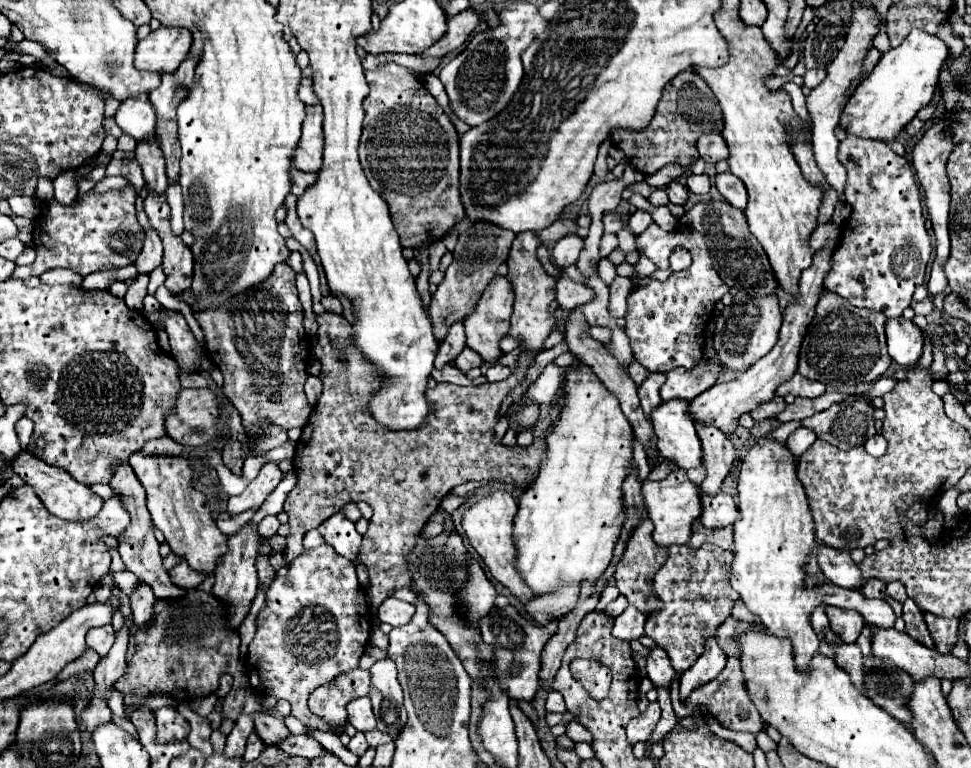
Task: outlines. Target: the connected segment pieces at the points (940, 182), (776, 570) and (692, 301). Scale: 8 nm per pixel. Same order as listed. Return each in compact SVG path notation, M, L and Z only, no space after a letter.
M944 116L938 118L938 122L926 130L924 138L916 144L914 152L912 152L912 162L914 162L914 168L916 168L916 174L918 174L918 180L924 188L924 202L926 202L926 208L928 208L928 216L930 216L930 222L932 222L932 230L934 230L934 236L936 236L936 256L934 256L934 264L932 264L932 272L930 272L930 280L928 280L928 292L932 296L938 296L946 290L948 286L948 278L944 274L944 264L950 256L950 226L948 226L948 214L950 214L950 182L948 182L948 176L946 176L946 160L952 152L952 146L950 140L946 140L944 134L940 134L940 130L944 128Z
M760 438L750 448L748 456L742 460L742 470L738 478L738 510L740 510L740 520L734 524L734 560L730 566L730 584L740 594L746 608L754 616L760 618L760 622L770 634L780 634L780 636L790 638L798 672L810 674L808 664L812 662L812 656L818 652L820 638L814 634L814 628L810 624L810 614L822 603L840 608L852 608L860 612L864 620L872 626L880 626L880 628L894 626L896 614L886 600L872 600L872 598L862 596L862 592L858 590L846 590L831 582L826 582L819 589L804 586L802 564L806 562L806 552L810 552L810 544L814 544L814 538L816 538L814 520L808 508L808 498L804 494L804 488L796 476L796 458L786 448L786 444Z
M652 222L638 238L638 248L642 248L658 268L670 268L670 254L676 246L684 246L692 254L692 266L682 272L670 270L670 276L664 282L650 280L648 286L636 288L628 296L626 334L630 338L634 360L650 372L670 372L678 366L694 368L700 362L704 328L716 310L716 304L728 292L728 286L724 286L722 278L712 268L704 236L694 228L666 234L656 222Z

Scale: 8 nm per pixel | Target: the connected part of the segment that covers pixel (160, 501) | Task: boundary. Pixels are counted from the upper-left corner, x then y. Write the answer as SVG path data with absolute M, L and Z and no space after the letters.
M134 452L128 464L134 468L138 480L146 490L148 510L152 514L154 526L164 534L172 552L178 552L188 560L188 564L206 574L214 572L214 564L222 552L226 552L226 536L218 530L210 516L206 496L192 488L192 468L182 456L142 456Z

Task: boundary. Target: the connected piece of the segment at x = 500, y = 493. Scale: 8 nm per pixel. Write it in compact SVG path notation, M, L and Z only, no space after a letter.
M494 490L482 498L478 498L472 506L468 506L464 510L464 518L462 518L462 528L464 534L468 536L470 544L474 546L474 550L482 556L484 564L488 566L488 570L492 572L492 576L504 584L516 598L520 598L522 604L526 604L532 596L530 596L530 588L526 588L526 584L522 584L522 578L518 576L518 572L514 572L514 542L512 542L512 520L516 514L516 500L510 492L506 490Z

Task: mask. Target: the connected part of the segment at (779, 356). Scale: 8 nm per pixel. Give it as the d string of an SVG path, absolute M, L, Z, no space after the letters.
M824 246L822 250L818 250L814 254L812 266L806 268L798 280L798 294L796 298L792 298L792 302L784 308L782 314L782 328L778 334L778 342L774 344L774 348L762 356L756 364L752 364L744 374L740 374L738 378L730 380L730 382L718 382L712 388L708 388L706 392L702 392L702 396L696 396L690 406L688 412L690 416L694 412L698 412L698 416L702 416L702 420L710 420L710 424L718 426L724 434L734 432L734 428L738 426L738 418L750 410L754 410L756 406L770 402L774 398L776 388L784 382L790 380L796 370L798 370L798 356L800 356L800 344L804 340L806 328L814 318L814 308L824 292L824 278L830 272L830 260L832 260L834 248Z

